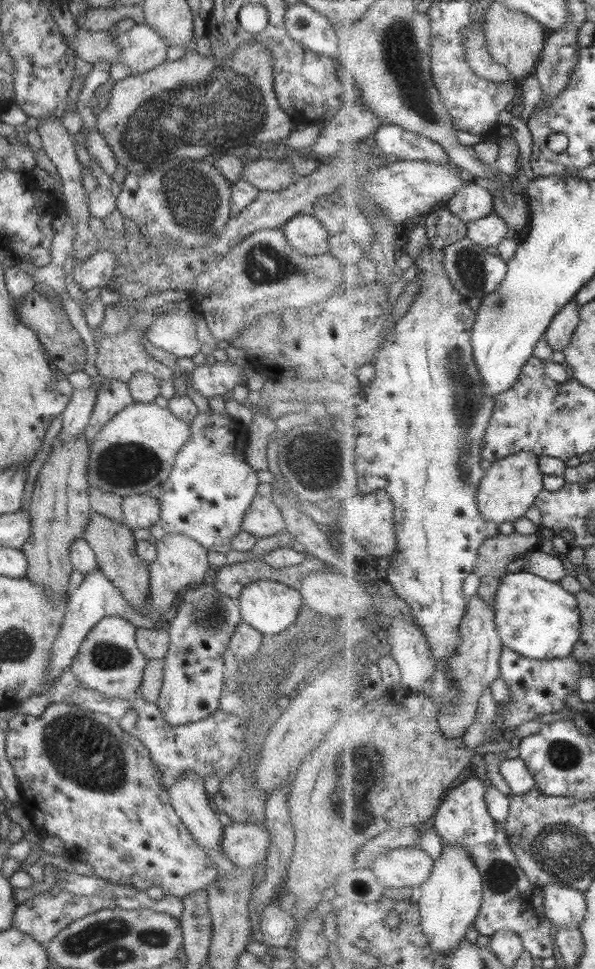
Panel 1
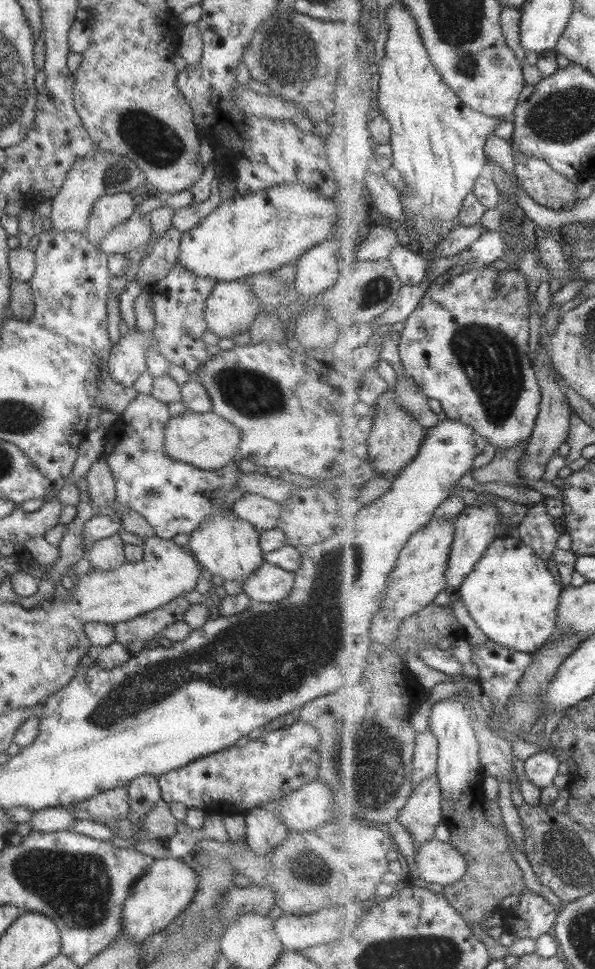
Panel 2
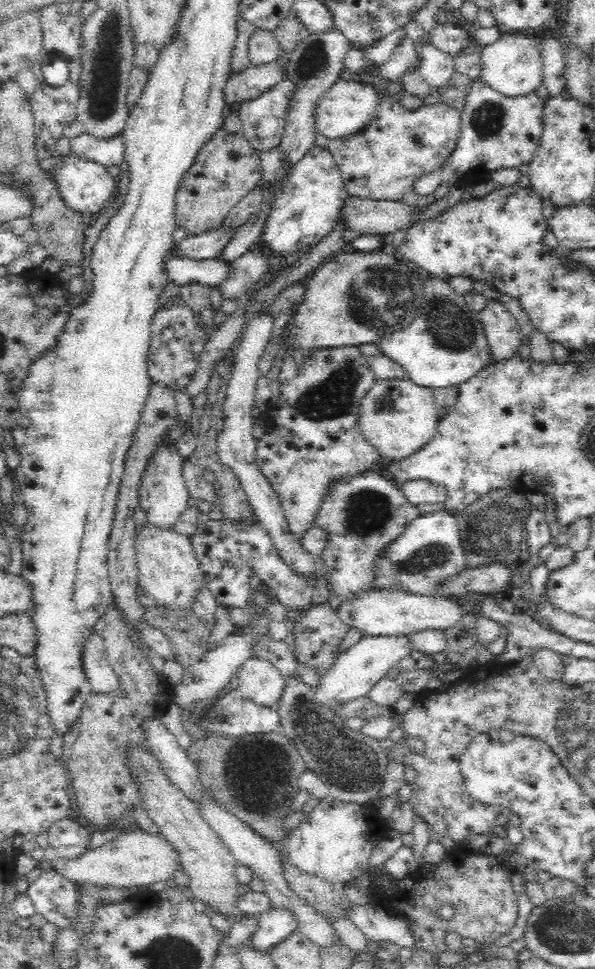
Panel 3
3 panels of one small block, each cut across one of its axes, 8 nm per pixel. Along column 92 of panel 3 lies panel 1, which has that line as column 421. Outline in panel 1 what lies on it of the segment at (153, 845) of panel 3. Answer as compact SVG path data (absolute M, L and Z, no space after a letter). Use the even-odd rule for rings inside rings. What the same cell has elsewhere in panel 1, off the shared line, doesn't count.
M405 847L387 851L371 859L370 868L381 882L391 888L419 890L434 869L433 857L419 847Z

